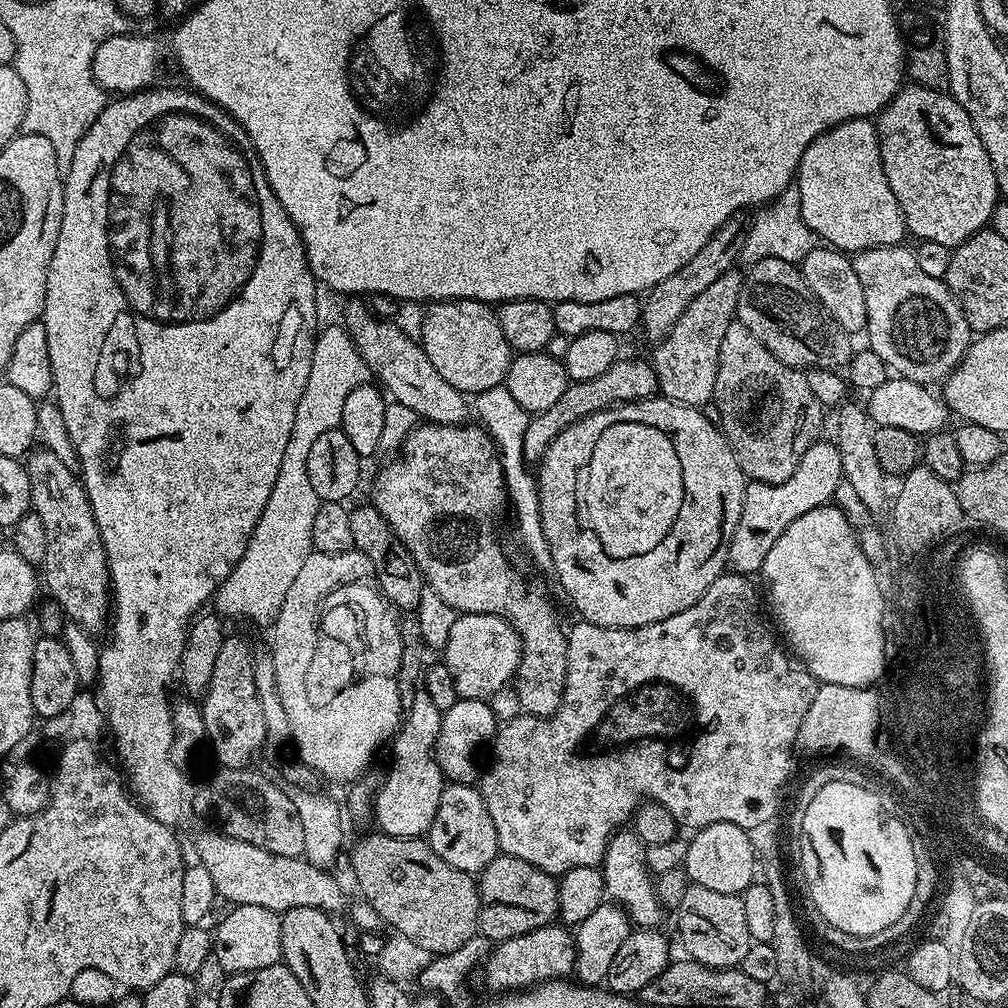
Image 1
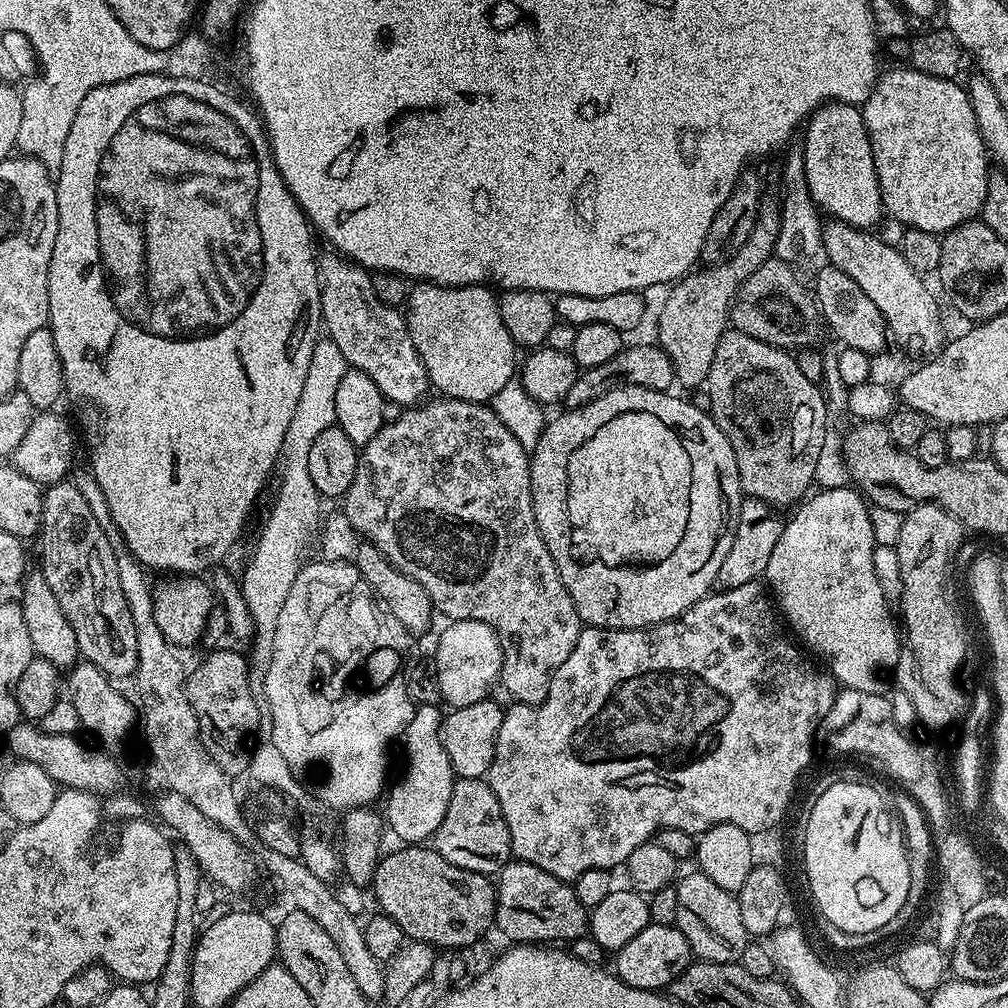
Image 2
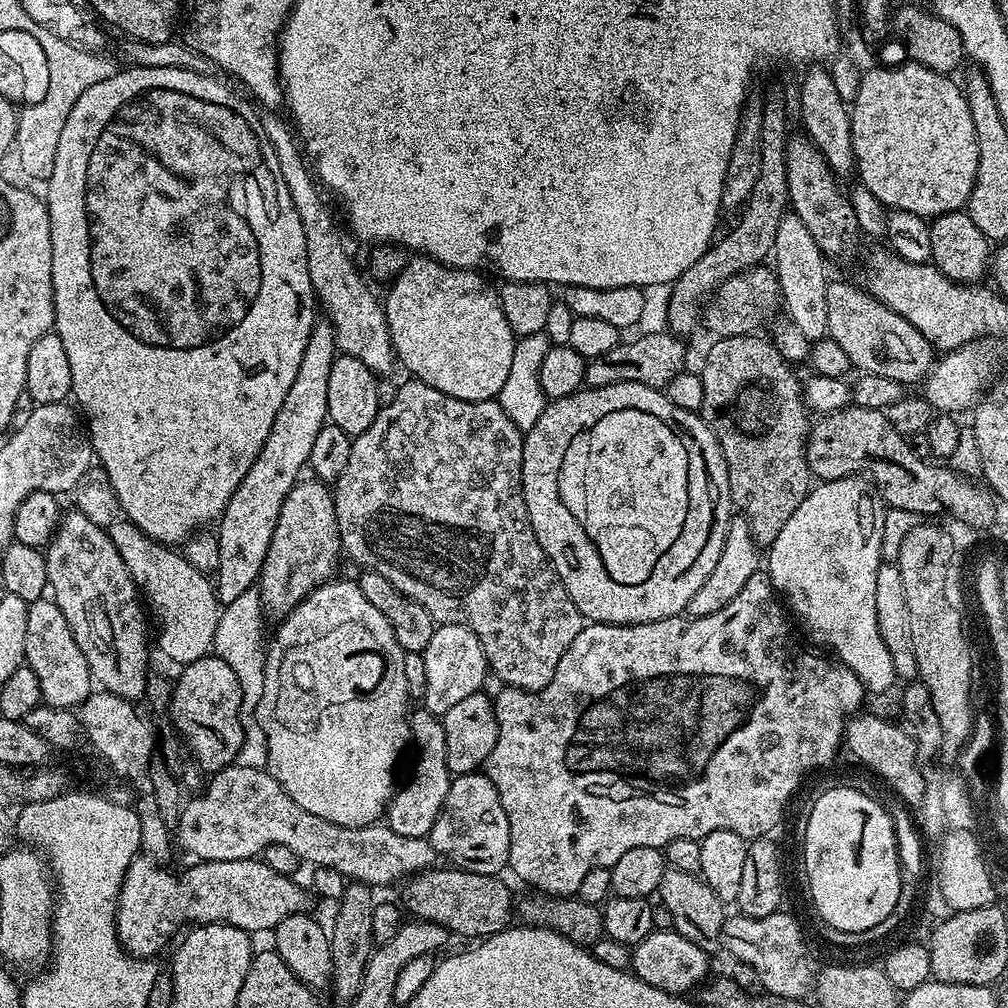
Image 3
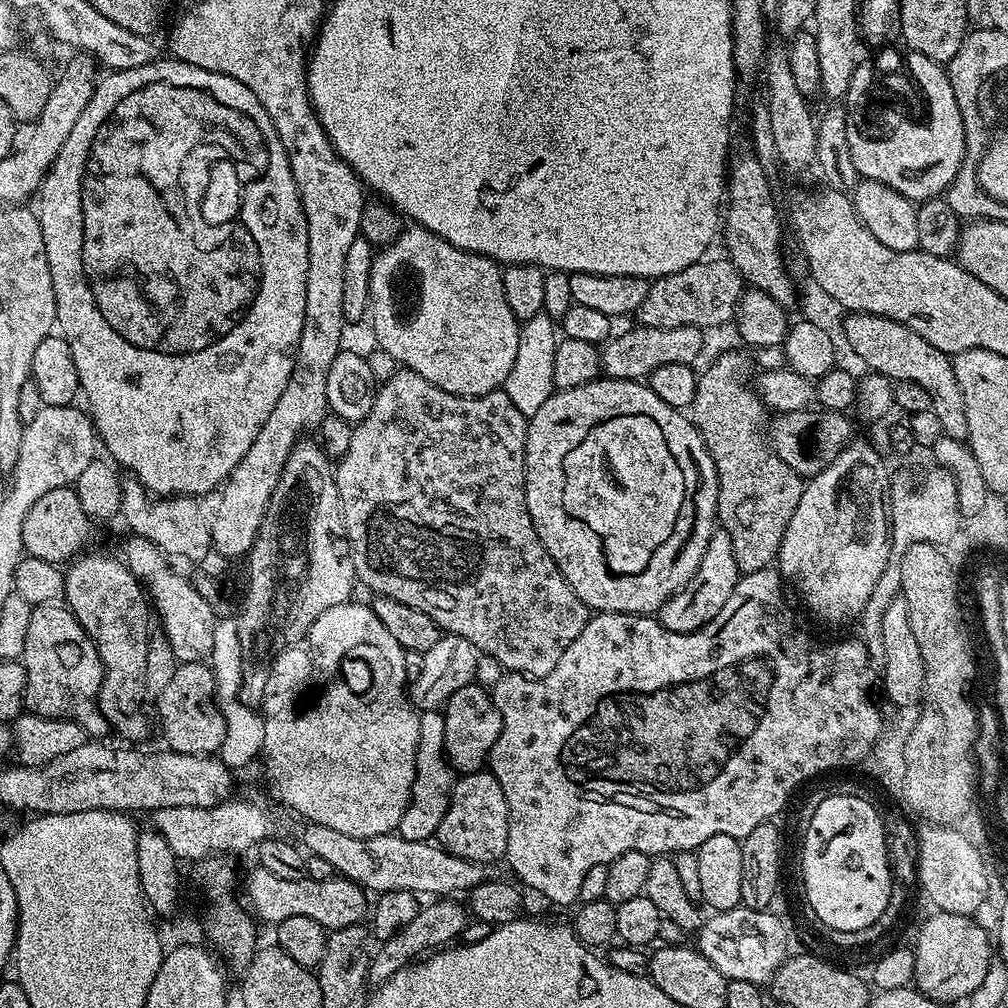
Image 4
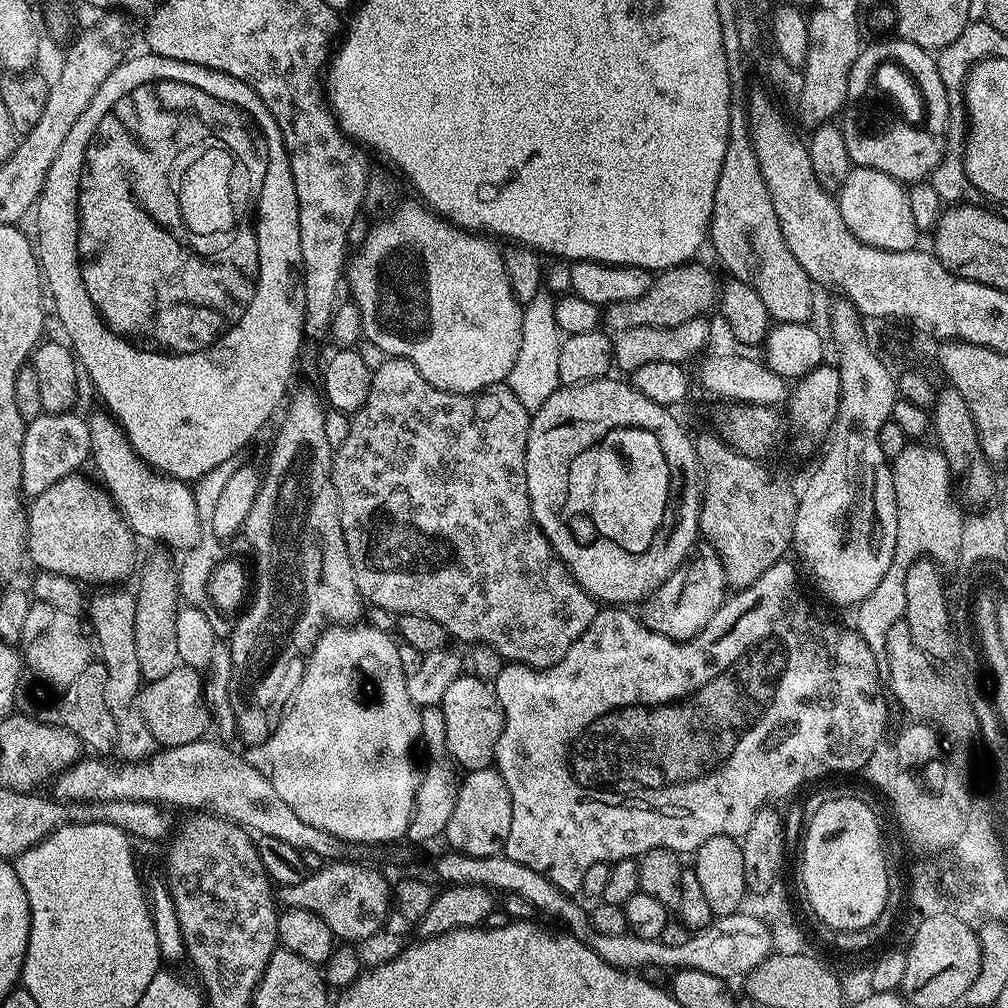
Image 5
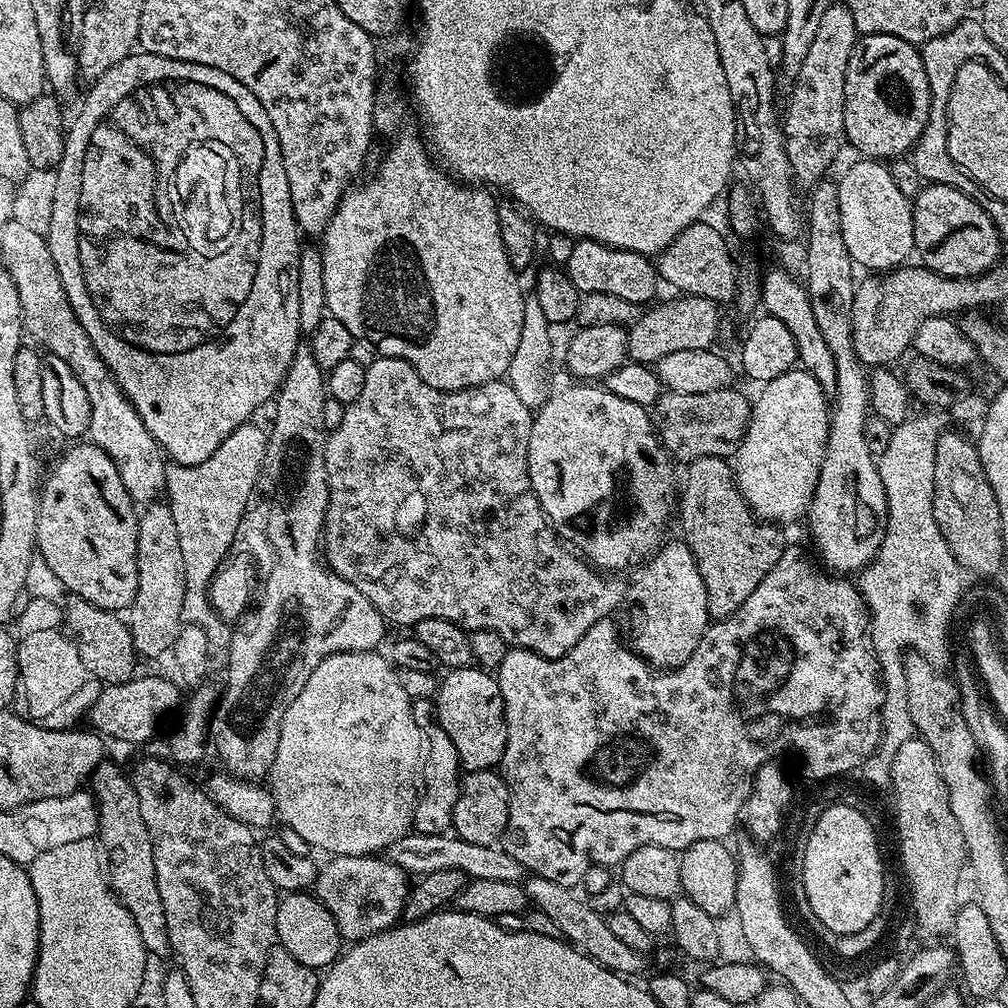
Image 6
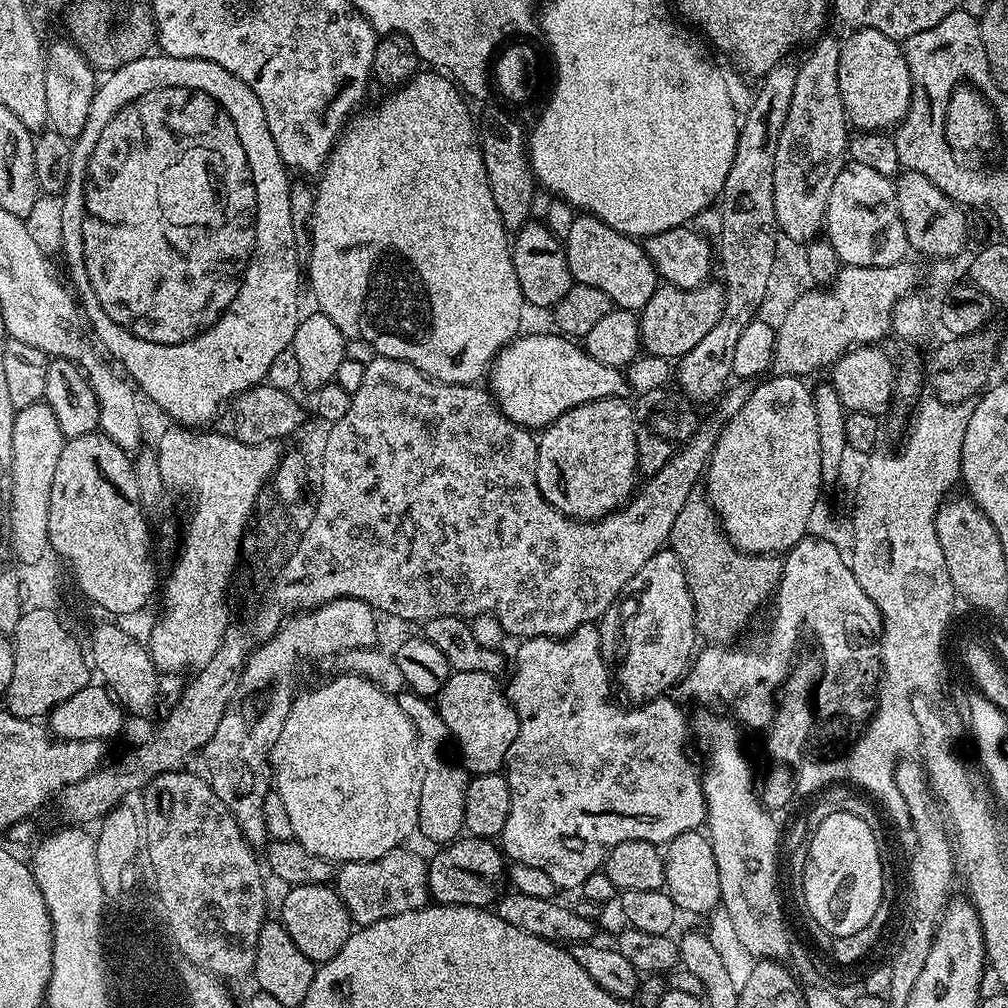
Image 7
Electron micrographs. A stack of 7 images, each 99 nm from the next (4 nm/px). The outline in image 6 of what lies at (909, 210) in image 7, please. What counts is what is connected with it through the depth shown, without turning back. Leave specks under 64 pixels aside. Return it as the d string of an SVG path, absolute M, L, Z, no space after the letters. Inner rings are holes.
M925 183L920 193L911 201L912 221L914 222L915 251L920 252L919 263L940 276L980 276L1000 263L1002 241L992 219L988 217L983 203L979 199L971 200L969 193L954 186L945 184Z

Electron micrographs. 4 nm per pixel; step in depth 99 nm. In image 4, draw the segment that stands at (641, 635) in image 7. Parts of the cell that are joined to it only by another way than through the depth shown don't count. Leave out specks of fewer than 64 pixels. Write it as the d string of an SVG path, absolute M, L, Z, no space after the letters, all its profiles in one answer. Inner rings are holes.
M723 530L712 533L710 546L706 546L706 554L690 582L684 588L679 588L666 603L662 605L658 613L658 619L662 627L671 632L693 632L698 630L706 622L726 606L730 594L734 594L734 586L740 581L742 573L738 562L734 558L734 546L730 542L730 534Z

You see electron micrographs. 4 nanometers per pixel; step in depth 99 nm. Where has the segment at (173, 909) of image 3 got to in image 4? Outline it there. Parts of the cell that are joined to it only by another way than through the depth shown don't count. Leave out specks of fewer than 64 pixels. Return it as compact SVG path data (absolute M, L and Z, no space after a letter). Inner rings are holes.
M256 866L248 877L242 880L242 896L253 917L257 921L265 920L269 926L286 922L286 918L314 918L325 930L333 930L352 925L363 925L370 912L370 896L365 889L352 880L335 874L328 880L318 882L307 878L291 880L278 878L270 870Z

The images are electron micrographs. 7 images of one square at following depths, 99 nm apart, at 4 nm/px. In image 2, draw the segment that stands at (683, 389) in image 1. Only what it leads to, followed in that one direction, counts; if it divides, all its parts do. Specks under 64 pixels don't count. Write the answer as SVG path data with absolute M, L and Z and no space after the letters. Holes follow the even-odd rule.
M765 197L759 206L754 229L742 246L722 263L707 265L681 277L670 289L668 301L659 318L657 345L671 359L675 381L688 388L700 387L707 381L710 363L717 344L724 335L737 290L759 266L773 257L781 224L779 201Z

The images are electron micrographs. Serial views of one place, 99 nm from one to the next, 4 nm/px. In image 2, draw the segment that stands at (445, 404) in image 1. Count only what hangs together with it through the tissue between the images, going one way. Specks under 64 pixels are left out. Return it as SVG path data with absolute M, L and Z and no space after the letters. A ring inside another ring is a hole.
M339 254L321 255L318 260L320 274L320 319L327 339L342 350L342 358L362 374L370 374L374 386L382 390L382 394L389 403L399 404L401 407L411 407L425 399L424 394L430 390L426 366L422 366L422 358L418 358L418 350L414 350L414 342L410 338L410 330L405 313L400 308L386 306L374 294L372 277L369 269L359 264L346 262Z

